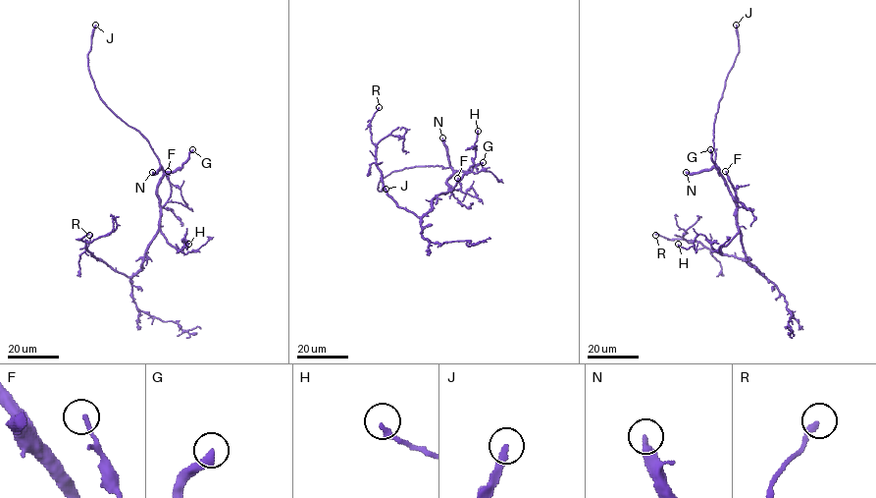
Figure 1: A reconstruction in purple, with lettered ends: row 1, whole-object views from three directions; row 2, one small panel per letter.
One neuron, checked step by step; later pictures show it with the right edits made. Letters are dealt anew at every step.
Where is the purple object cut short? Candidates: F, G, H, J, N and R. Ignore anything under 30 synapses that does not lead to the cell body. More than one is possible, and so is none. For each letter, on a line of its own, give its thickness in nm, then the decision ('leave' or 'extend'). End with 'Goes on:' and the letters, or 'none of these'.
F: calibre 180 nm; leave
G: calibre 400 nm; extend
H: calibre 260 nm; leave
J: calibre 260 nm; extend
N: calibre 420 nm; extend
R: calibre 240 nm; leave
Goes on: G, J, N

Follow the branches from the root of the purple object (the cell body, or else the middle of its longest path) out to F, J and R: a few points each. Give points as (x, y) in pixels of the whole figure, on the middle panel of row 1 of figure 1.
F: (449, 189), (461, 188), (457, 178)
J: (449, 189), (447, 180), (453, 171), (449, 167), (438, 165), (393, 171), (379, 184), (380, 191), (386, 189)
R: (449, 189), (434, 198), (432, 207), (422, 216), (397, 205), (384, 185), (371, 139), (370, 122), (379, 107)

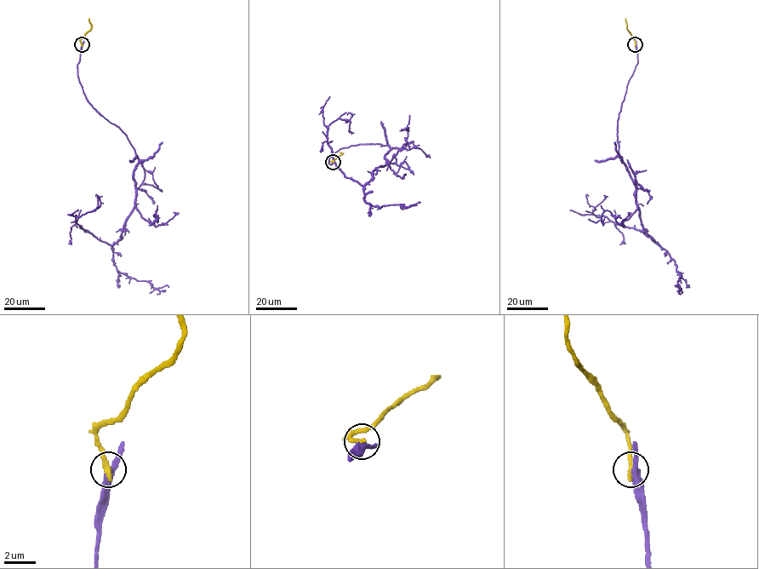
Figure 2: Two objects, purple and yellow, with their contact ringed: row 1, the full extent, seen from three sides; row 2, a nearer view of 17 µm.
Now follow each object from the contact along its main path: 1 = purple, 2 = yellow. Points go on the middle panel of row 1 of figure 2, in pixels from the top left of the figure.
1: (333, 162), (341, 148), (379, 143), (390, 147), (387, 162), (364, 185), (345, 176), (327, 132), (347, 114)
2: (333, 162), (343, 153), (340, 152)

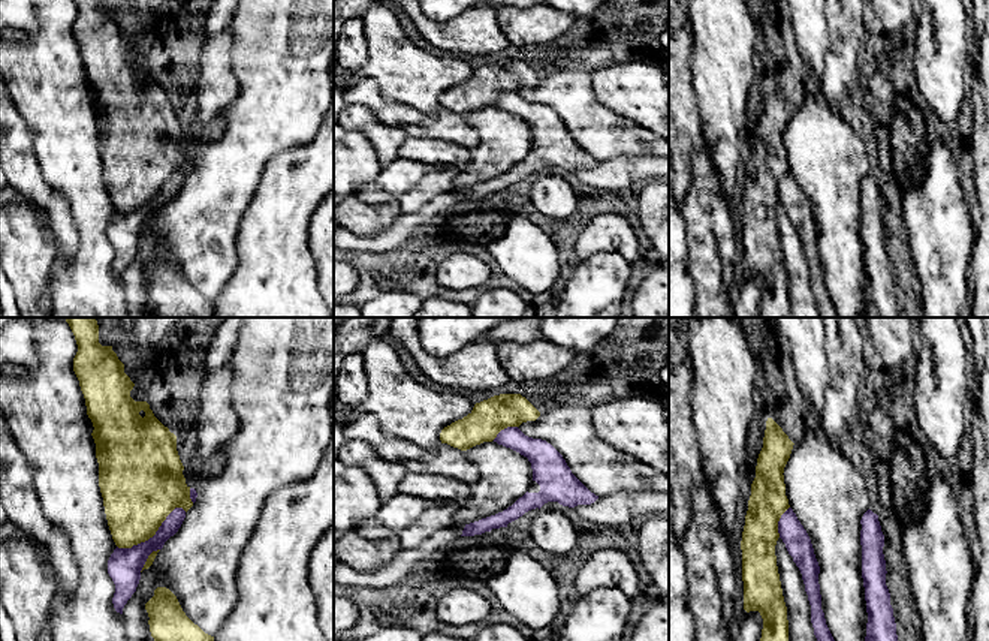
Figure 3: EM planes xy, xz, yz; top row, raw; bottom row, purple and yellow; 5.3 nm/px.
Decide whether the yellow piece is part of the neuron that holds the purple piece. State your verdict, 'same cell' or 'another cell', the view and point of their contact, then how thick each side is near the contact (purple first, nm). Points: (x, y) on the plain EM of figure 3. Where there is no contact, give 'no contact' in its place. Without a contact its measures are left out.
another cell | xy (154, 199) | 190/400 nm

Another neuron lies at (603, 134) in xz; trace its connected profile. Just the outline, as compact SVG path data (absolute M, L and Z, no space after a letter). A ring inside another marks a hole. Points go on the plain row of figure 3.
M560 70L518 91L551 108L572 138L595 160L649 154L669 157L669 141L603 106L593 91L593 73Z

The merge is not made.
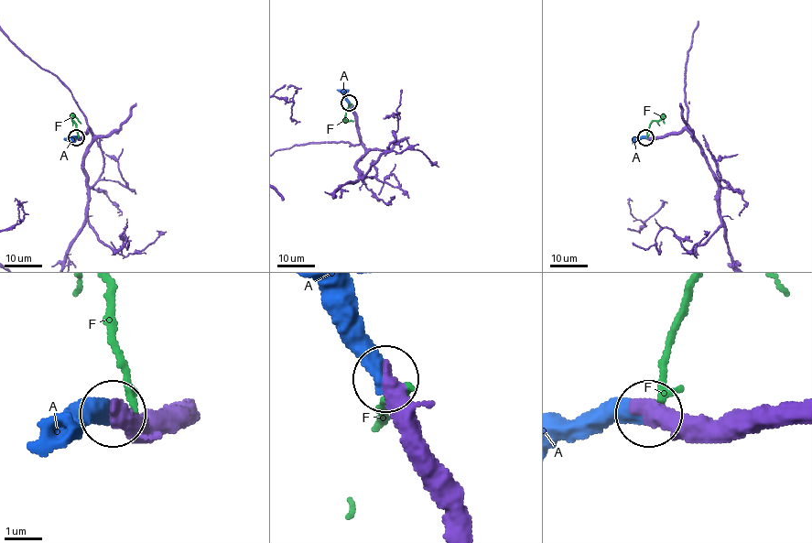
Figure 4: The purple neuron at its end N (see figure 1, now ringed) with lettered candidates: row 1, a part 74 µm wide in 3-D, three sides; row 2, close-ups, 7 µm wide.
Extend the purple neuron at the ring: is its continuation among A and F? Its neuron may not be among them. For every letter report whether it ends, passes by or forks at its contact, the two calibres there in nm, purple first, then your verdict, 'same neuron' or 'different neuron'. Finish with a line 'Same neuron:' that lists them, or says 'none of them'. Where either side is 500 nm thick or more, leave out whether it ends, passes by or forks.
A: 380 nm thick on the purple side, 500 nm on the other; same neuron
F: it ends there; 440 nm thick on the purple side, 200 nm on the other; different neuron
Same neuron: A

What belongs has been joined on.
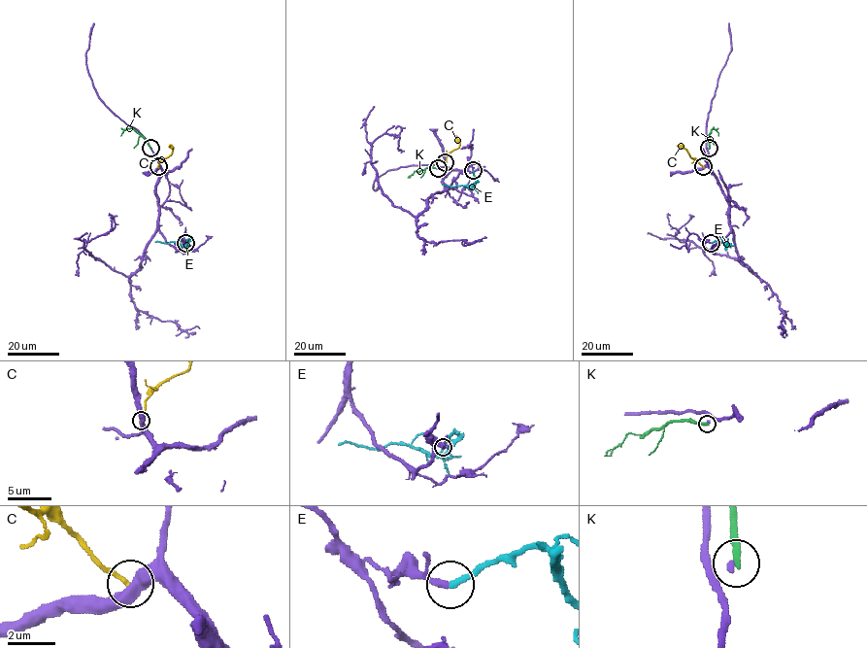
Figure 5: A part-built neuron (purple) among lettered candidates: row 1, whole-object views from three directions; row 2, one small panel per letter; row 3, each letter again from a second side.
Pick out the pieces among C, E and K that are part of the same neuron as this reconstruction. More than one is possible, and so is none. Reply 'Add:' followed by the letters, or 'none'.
Add: none

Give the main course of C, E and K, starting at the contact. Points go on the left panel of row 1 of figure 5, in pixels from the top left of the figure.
C: (158, 166), (172, 152), (169, 145)
E: (185, 243), (190, 239), (184, 245), (173, 241), (155, 242)
K: (150, 148), (131, 127), (120, 135)

